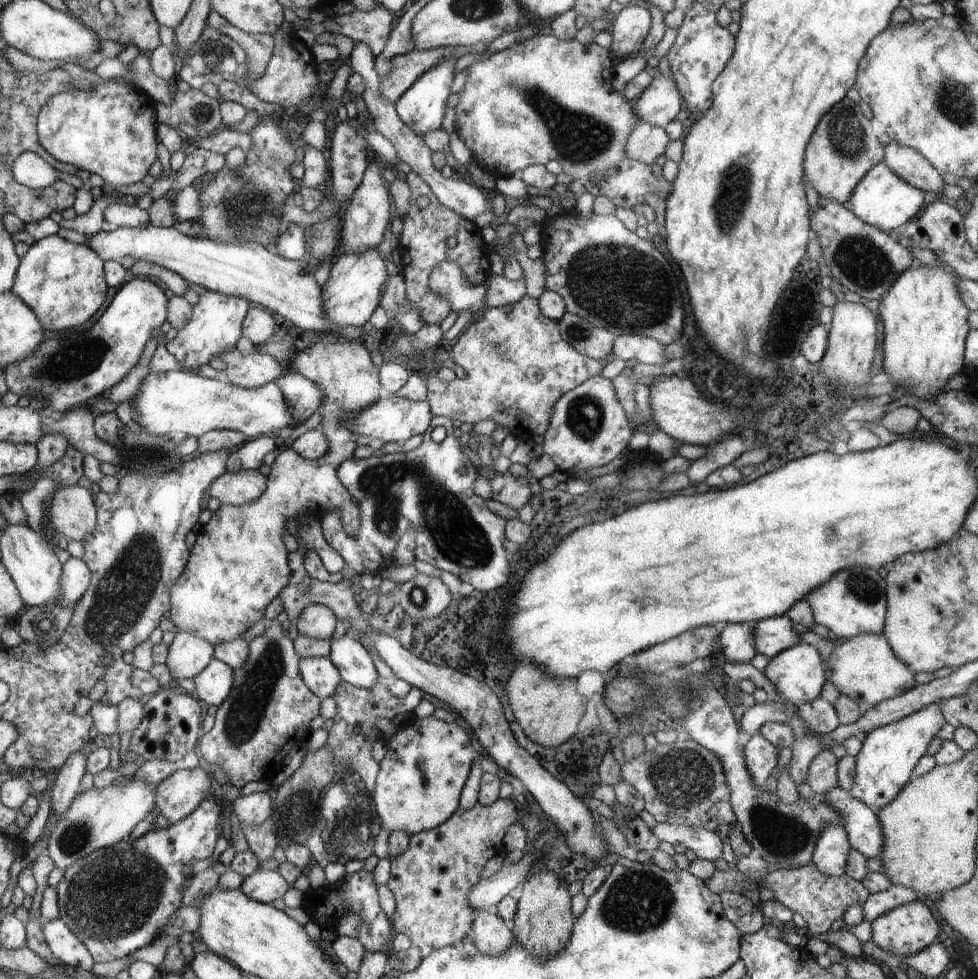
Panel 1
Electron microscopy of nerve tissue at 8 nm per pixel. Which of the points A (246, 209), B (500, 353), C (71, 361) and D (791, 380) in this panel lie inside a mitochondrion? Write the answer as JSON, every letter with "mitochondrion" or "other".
{"A":"mitochondrion","B":"mitochondrion","C":"mitochondrion","D":"other"}

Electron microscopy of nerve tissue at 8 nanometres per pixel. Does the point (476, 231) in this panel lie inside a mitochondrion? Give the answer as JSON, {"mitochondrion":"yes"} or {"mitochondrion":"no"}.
{"mitochondrion":"no"}

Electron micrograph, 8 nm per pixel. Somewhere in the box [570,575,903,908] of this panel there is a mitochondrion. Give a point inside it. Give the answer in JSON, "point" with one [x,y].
{"point":[682,780]}

